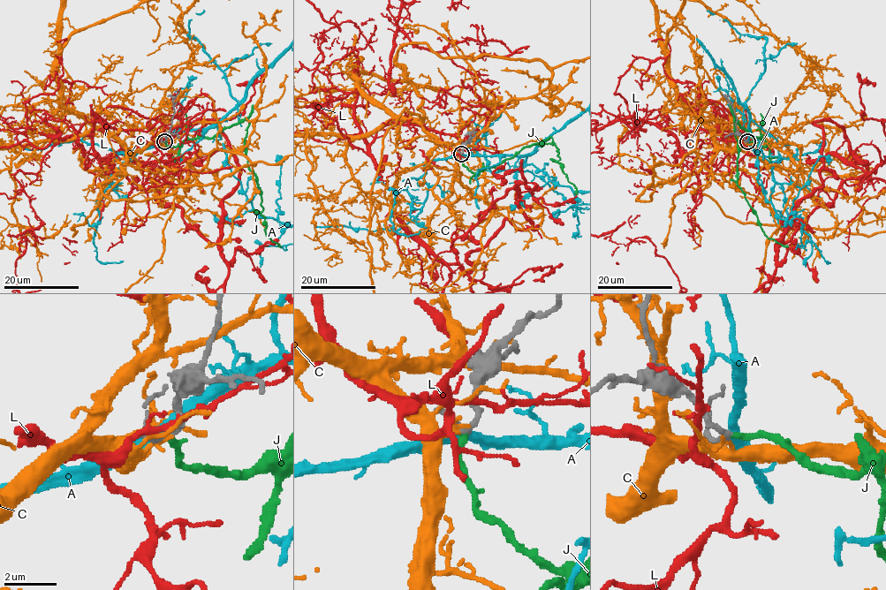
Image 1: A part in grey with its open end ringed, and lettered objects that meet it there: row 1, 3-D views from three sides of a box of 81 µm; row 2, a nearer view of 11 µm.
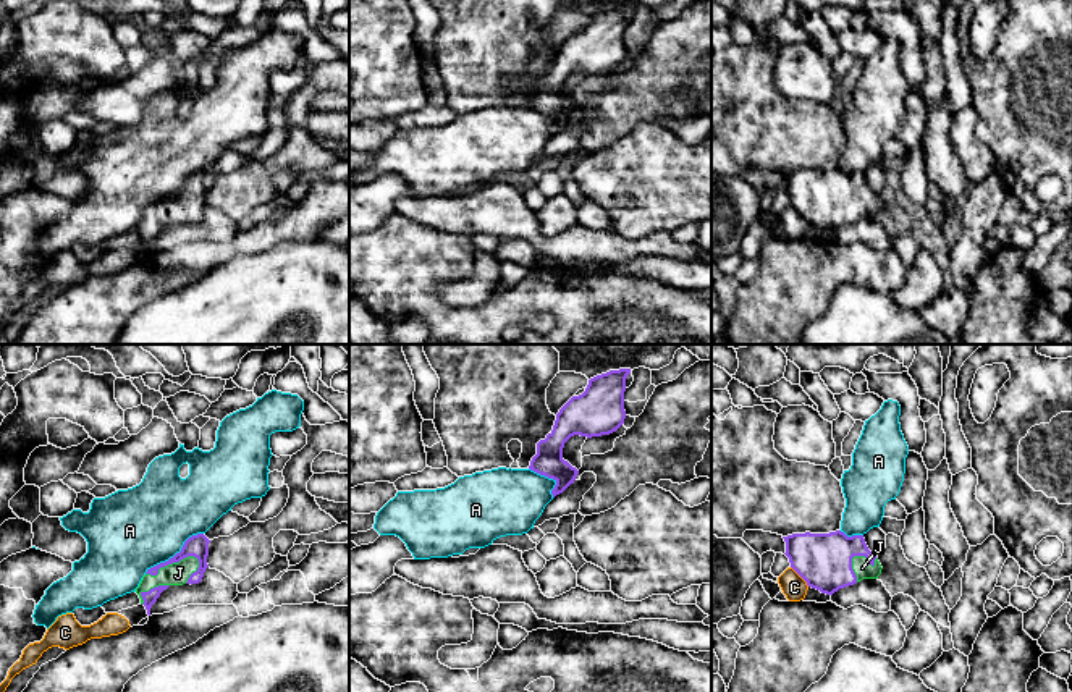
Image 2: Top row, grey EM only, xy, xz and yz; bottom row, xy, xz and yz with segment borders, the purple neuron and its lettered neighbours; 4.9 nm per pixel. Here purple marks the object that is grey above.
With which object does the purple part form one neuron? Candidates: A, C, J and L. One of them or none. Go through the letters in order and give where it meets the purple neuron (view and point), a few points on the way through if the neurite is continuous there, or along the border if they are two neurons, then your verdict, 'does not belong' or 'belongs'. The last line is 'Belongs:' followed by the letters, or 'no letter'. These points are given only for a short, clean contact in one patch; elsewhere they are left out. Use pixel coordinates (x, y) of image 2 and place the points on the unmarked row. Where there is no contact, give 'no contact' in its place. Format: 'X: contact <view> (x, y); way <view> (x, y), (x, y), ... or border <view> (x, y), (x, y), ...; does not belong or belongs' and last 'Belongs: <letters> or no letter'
A: contact xy (177, 191); does not belong
C: contact yz (799, 212); does not belong
J: contact xy (172, 201); belongs
L: no contact; does not belong
Belongs: J

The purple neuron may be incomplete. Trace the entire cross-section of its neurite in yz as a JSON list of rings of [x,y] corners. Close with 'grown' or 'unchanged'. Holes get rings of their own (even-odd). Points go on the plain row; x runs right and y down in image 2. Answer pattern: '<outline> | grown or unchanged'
[[[792,171],[783,175],[791,205],[821,231],[833,233],[839,226],[862,217],[878,217],[881,202],[868,188],[863,173],[847,175],[829,171]]] | grown

